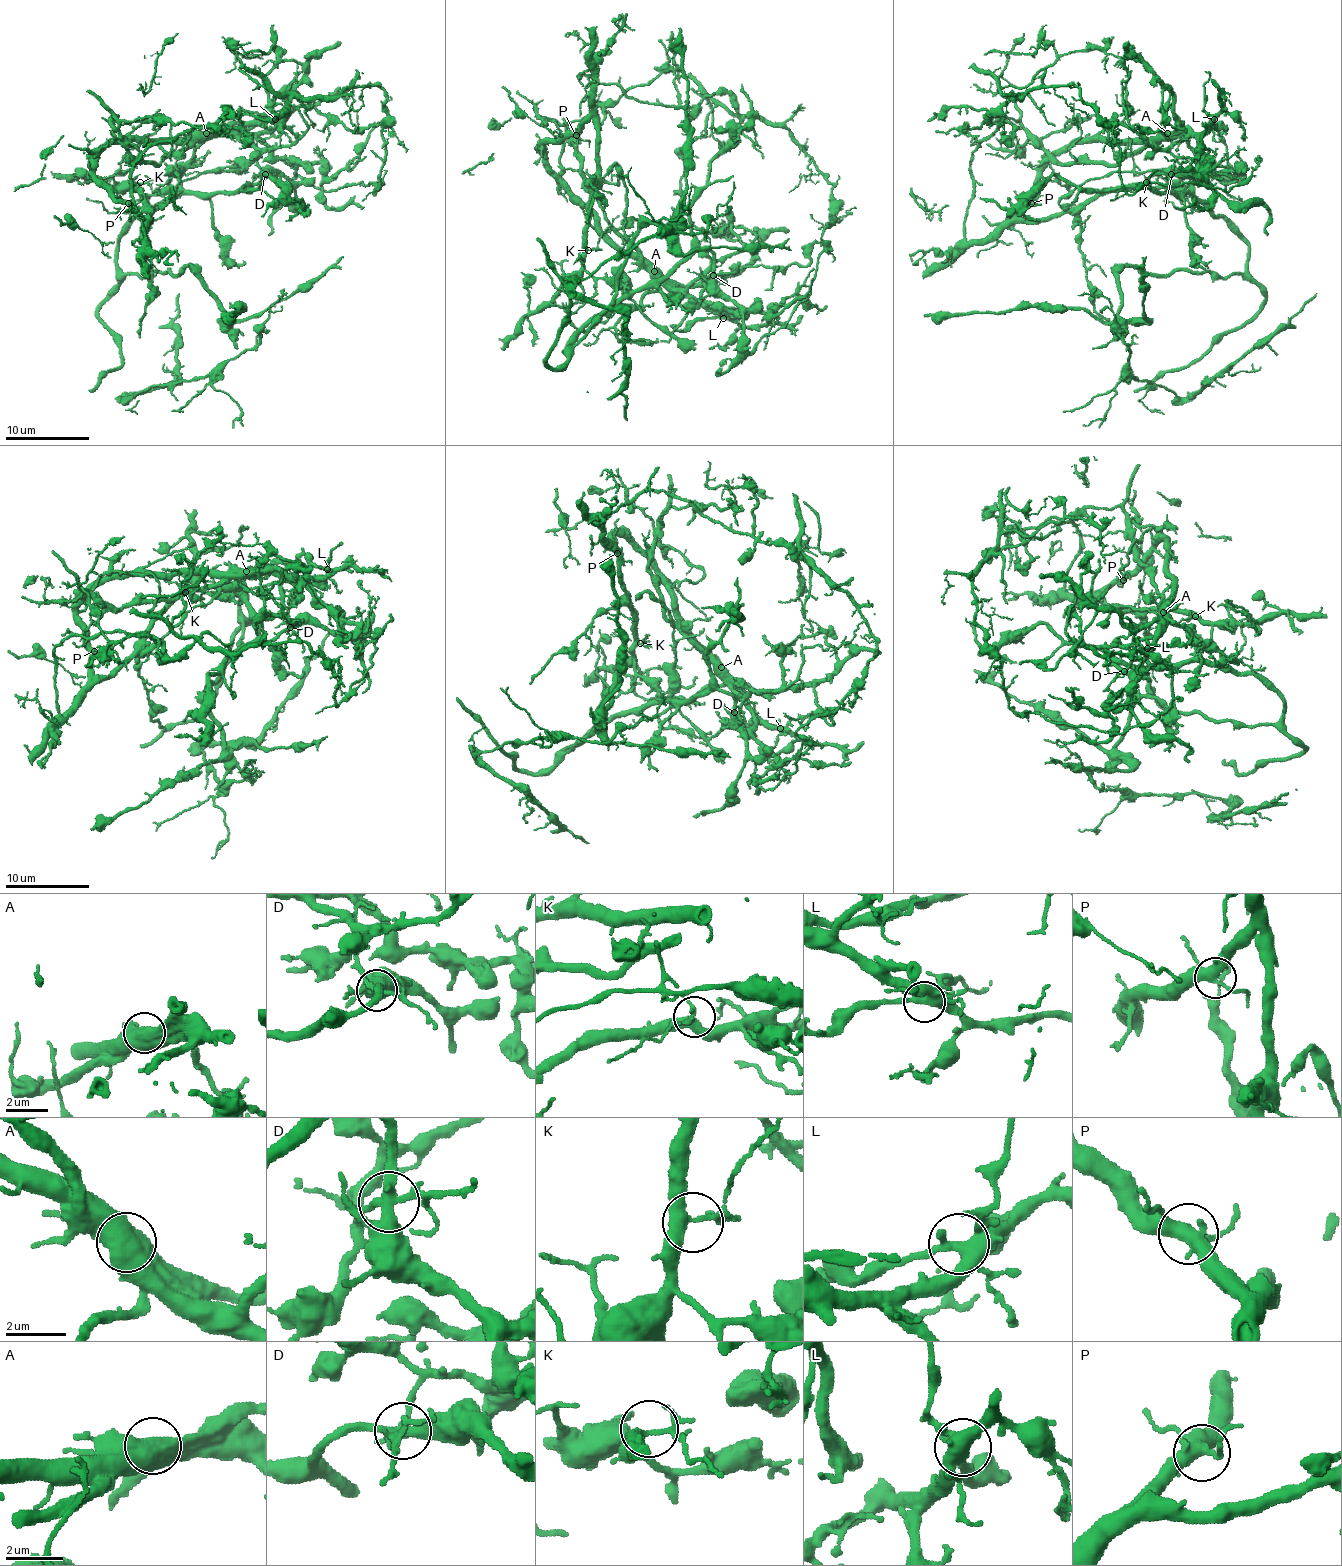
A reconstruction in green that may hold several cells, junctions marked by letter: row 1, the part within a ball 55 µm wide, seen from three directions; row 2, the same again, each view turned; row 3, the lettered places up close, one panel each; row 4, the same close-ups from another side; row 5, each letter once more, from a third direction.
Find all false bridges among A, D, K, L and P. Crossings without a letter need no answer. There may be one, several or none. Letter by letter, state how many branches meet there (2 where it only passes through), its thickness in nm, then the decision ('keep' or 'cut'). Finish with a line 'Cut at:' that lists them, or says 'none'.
A: branches 2; calibre 700 nm; cut
D: branches 5; calibre 360 nm; cut
K: branches 5; calibre 320 nm; keep
L: branches 5; calibre 400 nm; keep
P: branches 4; calibre 400 nm; keep
Cut at: A, D

